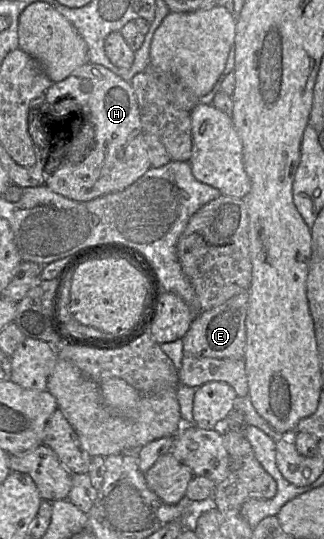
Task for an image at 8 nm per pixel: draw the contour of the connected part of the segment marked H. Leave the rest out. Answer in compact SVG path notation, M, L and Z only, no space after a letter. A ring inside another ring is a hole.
M86 63L74 70L67 78L53 83L45 91L45 100L55 103L65 98L79 105L79 112L87 108L92 120L93 147L85 158L77 163L66 163L45 178L45 185L53 192L75 201L89 201L94 198L118 192L138 180L151 167L148 157L144 129L140 118L140 109L130 82L125 81L108 68L100 64Z

